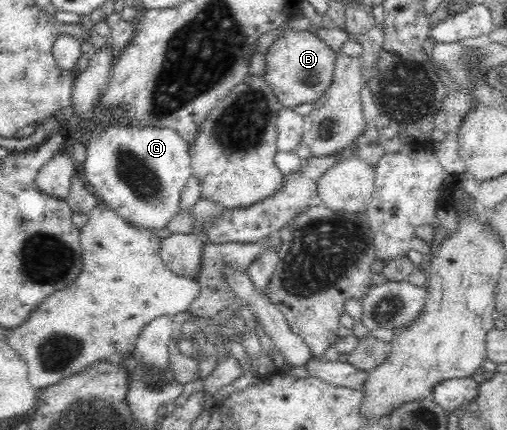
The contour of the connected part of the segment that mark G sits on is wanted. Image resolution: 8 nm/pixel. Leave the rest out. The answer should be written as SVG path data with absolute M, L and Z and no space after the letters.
M105 42L96 47L90 54L88 65L74 78L70 91L70 105L74 115L80 117L82 129L89 129L89 141L86 145L85 160L78 171L85 182L91 187L93 194L100 198L100 202L113 209L120 217L136 227L144 229L162 229L178 213L178 201L184 185L191 176L191 161L188 144L180 138L174 129L154 127L153 125L138 125L137 123L123 123L115 117L113 107L101 107L101 97L107 90L108 80L111 79L116 56L112 53L112 44Z

